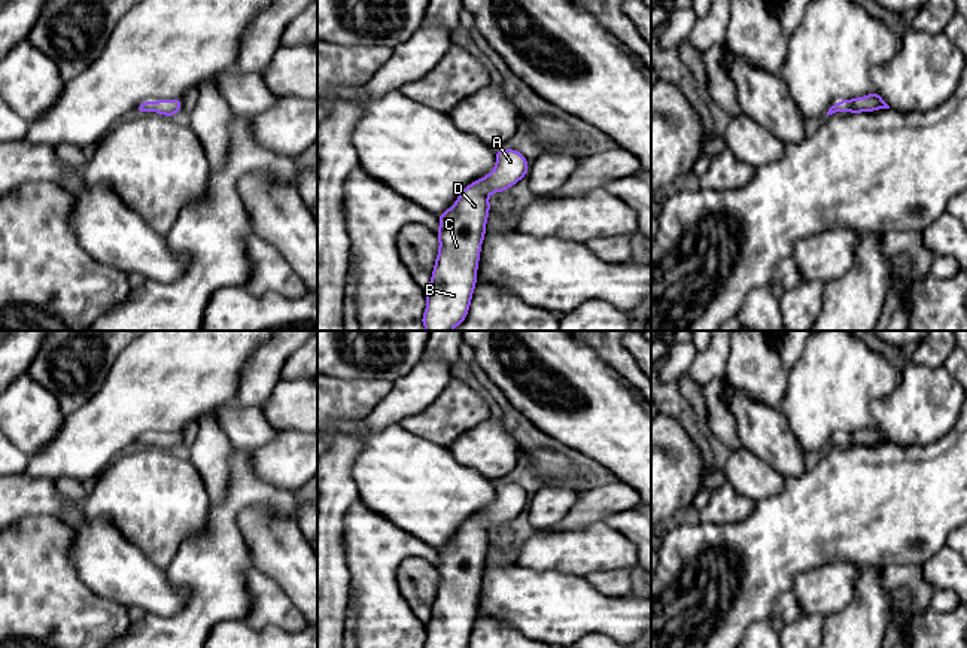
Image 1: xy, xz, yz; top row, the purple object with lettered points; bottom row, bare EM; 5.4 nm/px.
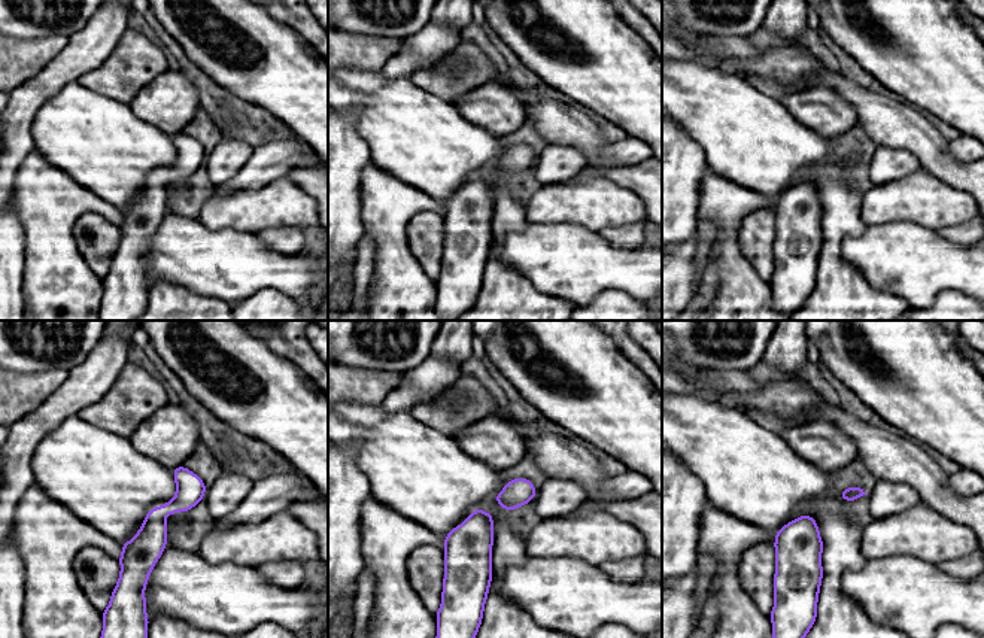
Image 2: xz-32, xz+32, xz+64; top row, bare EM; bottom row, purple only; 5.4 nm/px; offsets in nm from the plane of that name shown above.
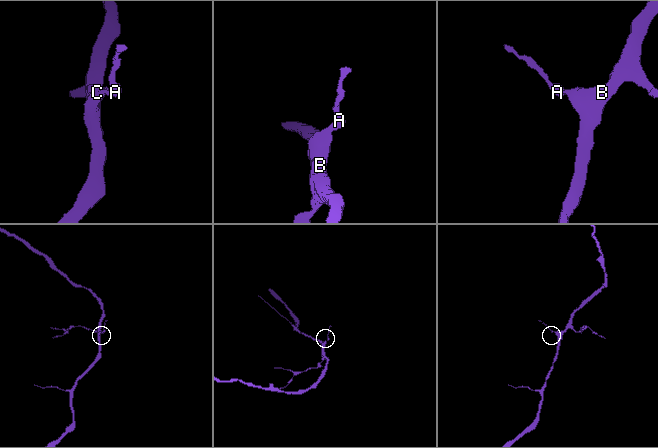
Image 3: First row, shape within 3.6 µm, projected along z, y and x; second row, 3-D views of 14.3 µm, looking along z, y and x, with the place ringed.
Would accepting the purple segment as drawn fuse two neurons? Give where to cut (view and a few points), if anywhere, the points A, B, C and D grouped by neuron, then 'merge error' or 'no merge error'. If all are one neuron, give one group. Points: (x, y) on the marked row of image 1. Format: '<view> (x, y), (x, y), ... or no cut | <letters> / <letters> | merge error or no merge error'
no cut | A B C D | no merge error

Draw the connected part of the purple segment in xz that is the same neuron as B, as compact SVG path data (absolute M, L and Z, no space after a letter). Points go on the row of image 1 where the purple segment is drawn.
M496 149L496 165L493 171L468 185L456 203L443 215L438 215L440 229L437 235L440 249L431 285L425 289L428 305L422 317L422 326L426 331L453 331L466 319L477 283L481 243L486 235L486 222L490 212L489 194L501 194L504 189L510 189L520 179L526 177L527 168L529 162L519 150Z

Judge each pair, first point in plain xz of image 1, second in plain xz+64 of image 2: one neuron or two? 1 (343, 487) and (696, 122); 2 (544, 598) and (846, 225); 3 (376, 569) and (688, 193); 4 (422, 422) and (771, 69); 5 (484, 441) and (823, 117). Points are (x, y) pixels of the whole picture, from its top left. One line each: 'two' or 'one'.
1: two
2: two
3: two
4: two
5: one

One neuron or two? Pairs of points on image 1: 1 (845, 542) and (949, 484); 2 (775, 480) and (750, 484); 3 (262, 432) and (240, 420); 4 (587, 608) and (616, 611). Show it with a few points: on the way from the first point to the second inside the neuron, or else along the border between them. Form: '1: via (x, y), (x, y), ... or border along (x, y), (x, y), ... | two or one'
1: via (870, 517), (884, 504), (899, 504), (924, 493) | one
2: via (769, 481), (756, 481) | one
3: via (257, 432), (246, 426) | one
4: via (595, 611), (608, 611) | one

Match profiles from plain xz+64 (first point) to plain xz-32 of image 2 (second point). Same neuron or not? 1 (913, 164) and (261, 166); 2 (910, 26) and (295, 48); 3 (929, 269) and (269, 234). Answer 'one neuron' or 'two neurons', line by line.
1: two neurons
2: one neuron
3: two neurons

